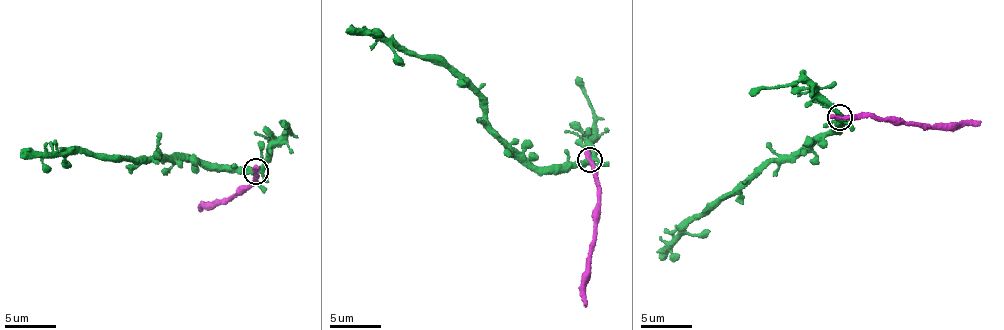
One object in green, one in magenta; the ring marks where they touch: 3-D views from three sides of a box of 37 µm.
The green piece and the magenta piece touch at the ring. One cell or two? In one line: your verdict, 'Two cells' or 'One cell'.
Two cells

